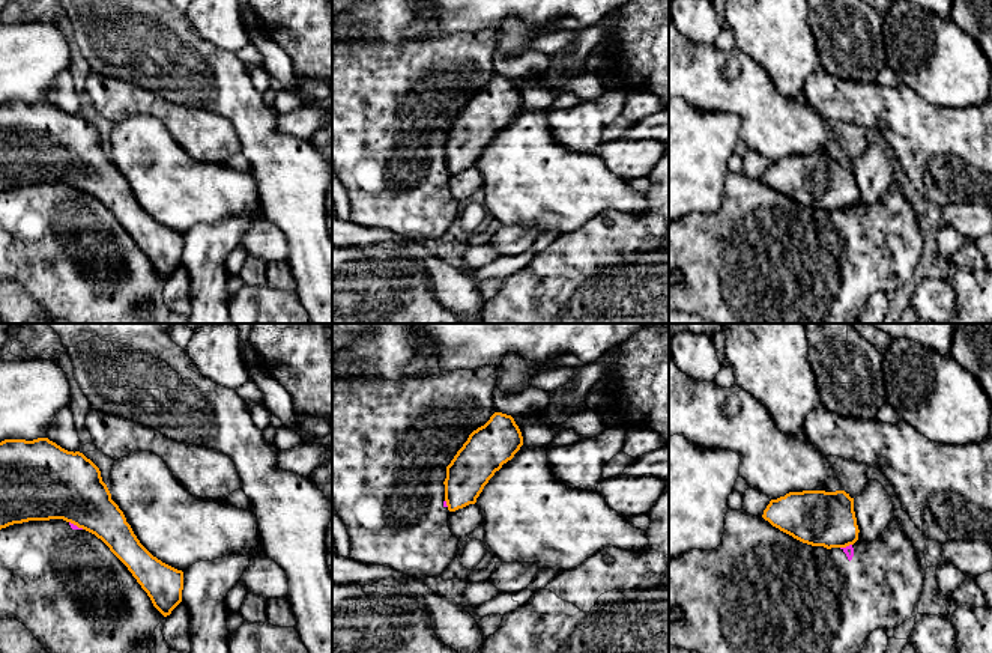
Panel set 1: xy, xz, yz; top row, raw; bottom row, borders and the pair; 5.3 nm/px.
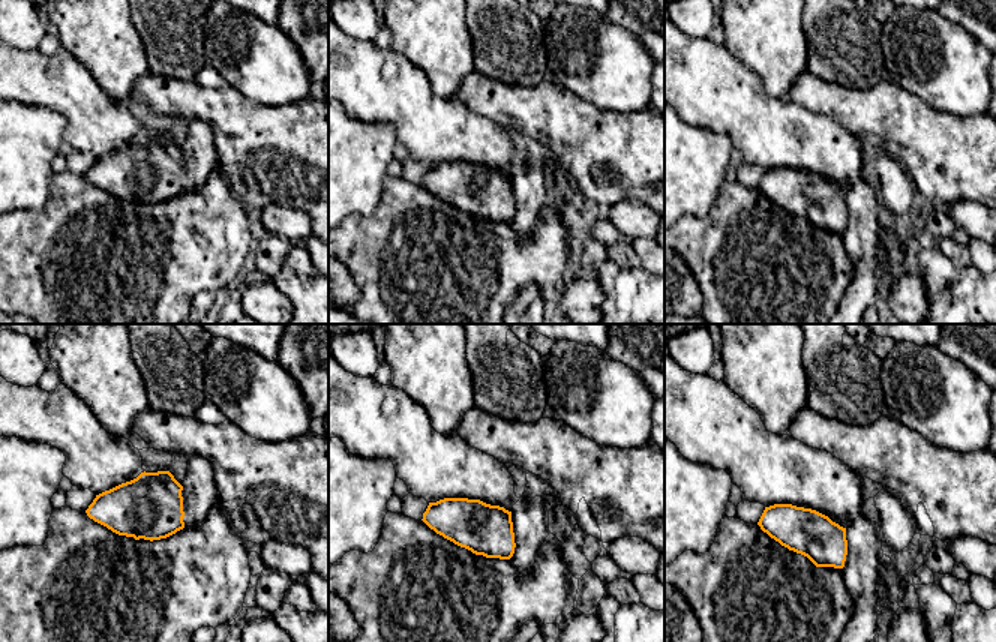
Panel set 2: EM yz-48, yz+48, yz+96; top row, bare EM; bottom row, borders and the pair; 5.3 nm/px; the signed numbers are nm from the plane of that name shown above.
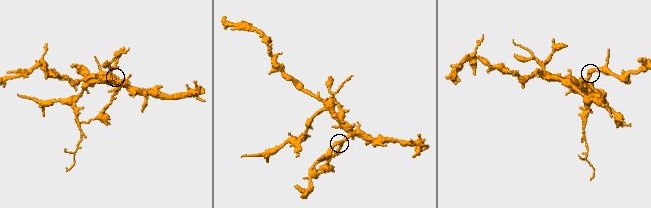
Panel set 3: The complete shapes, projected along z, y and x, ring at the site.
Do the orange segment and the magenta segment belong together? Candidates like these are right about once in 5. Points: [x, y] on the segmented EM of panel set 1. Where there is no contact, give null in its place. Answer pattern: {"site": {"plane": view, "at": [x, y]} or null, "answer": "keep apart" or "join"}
{"site": {"plane": "xy", "at": [77, 525]}, "answer": "keep apart"}

